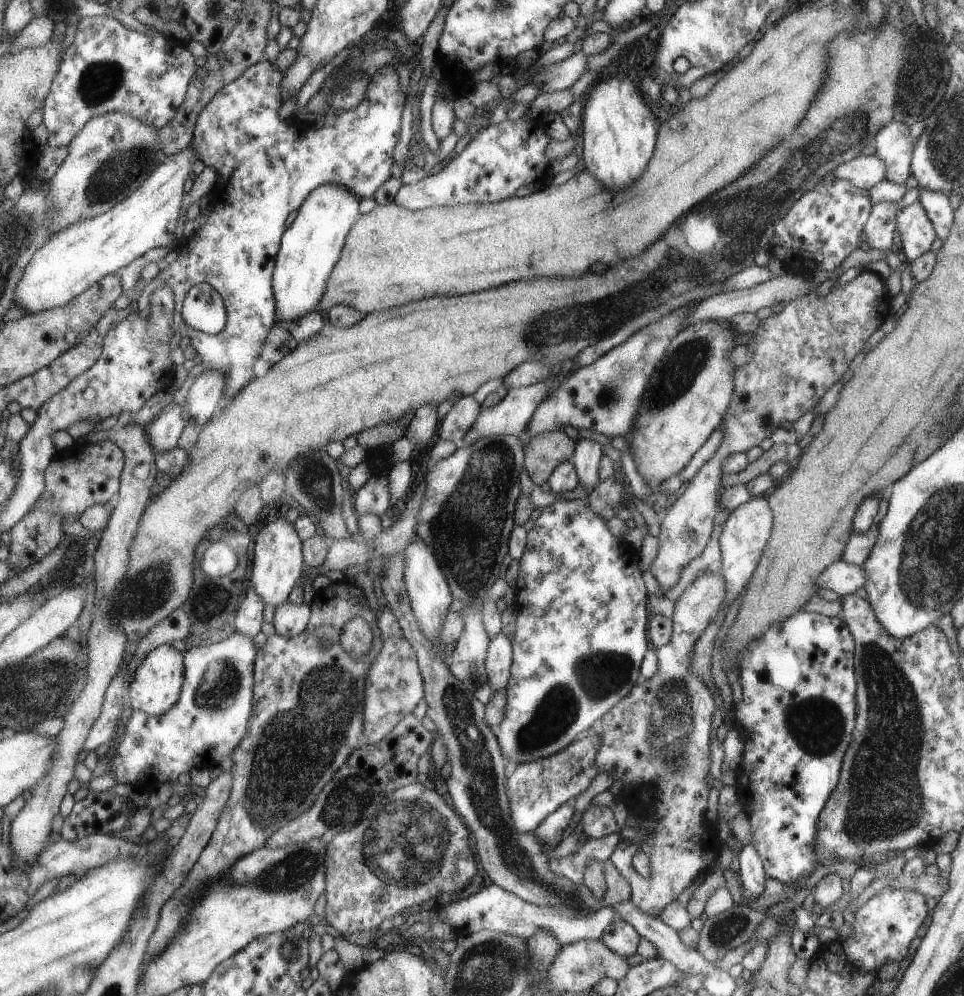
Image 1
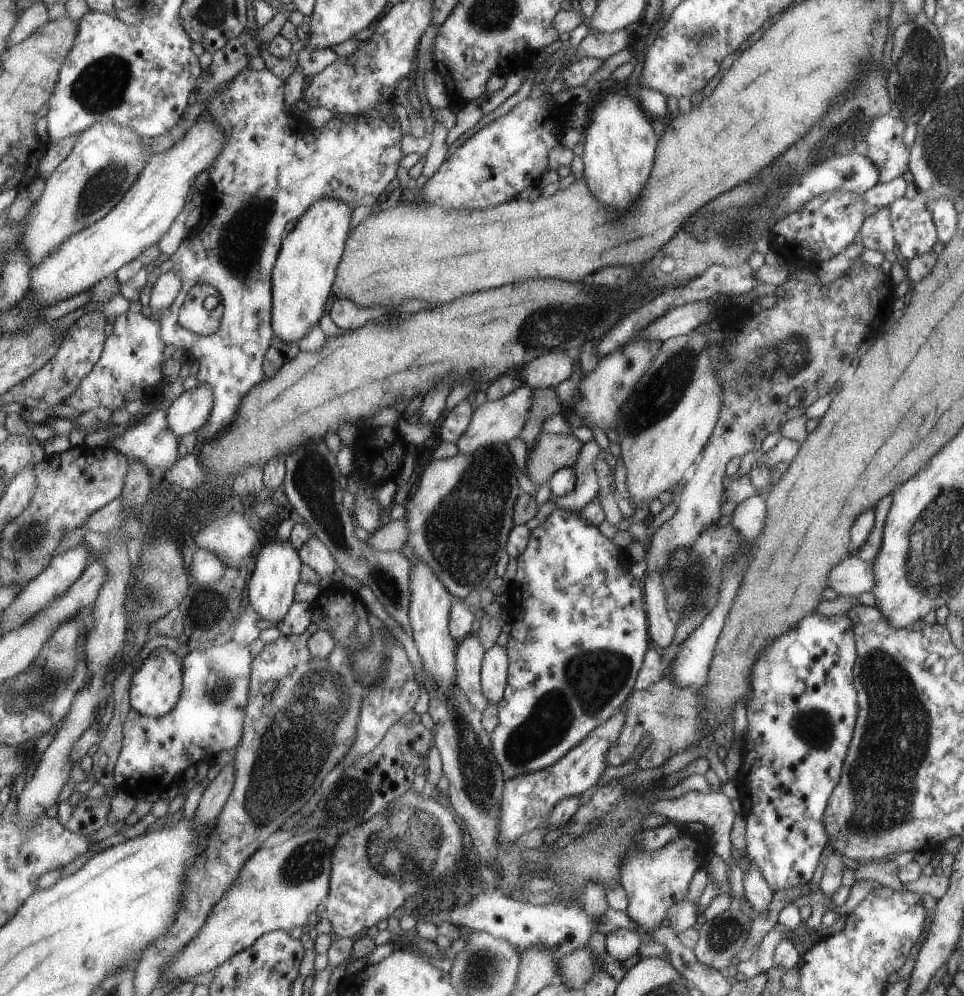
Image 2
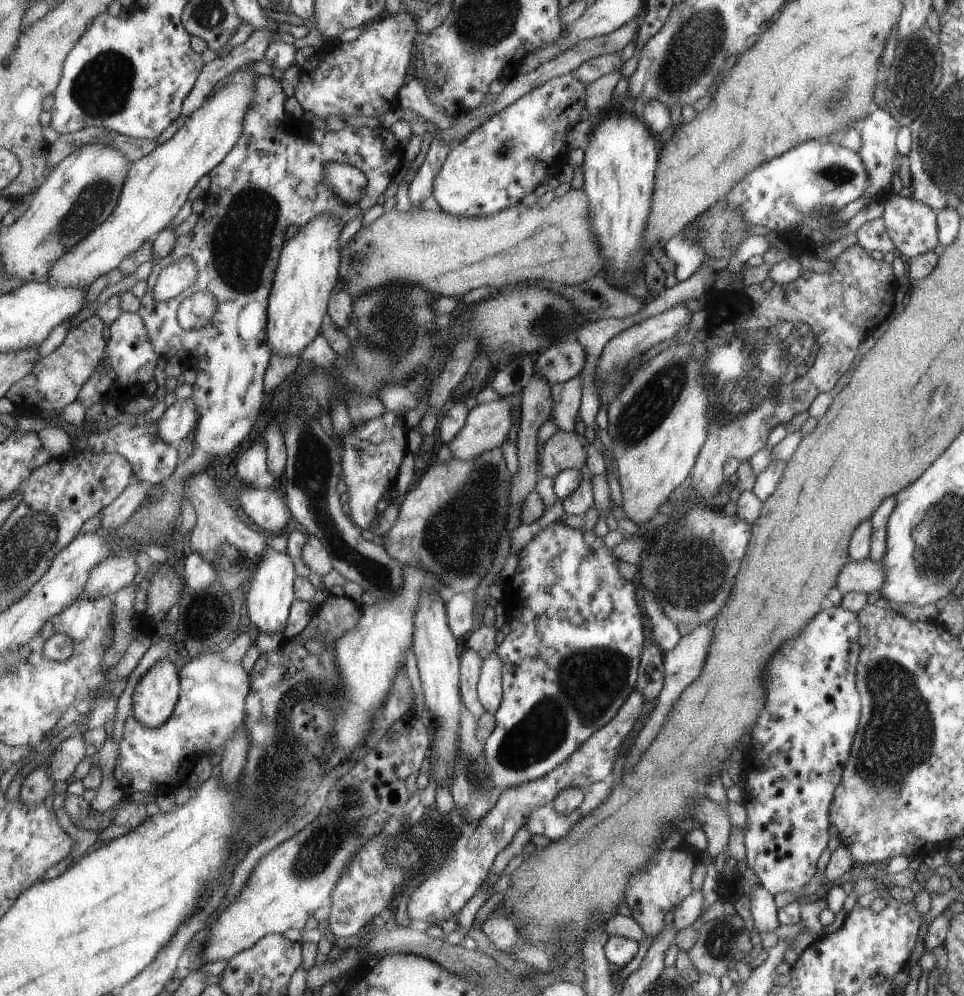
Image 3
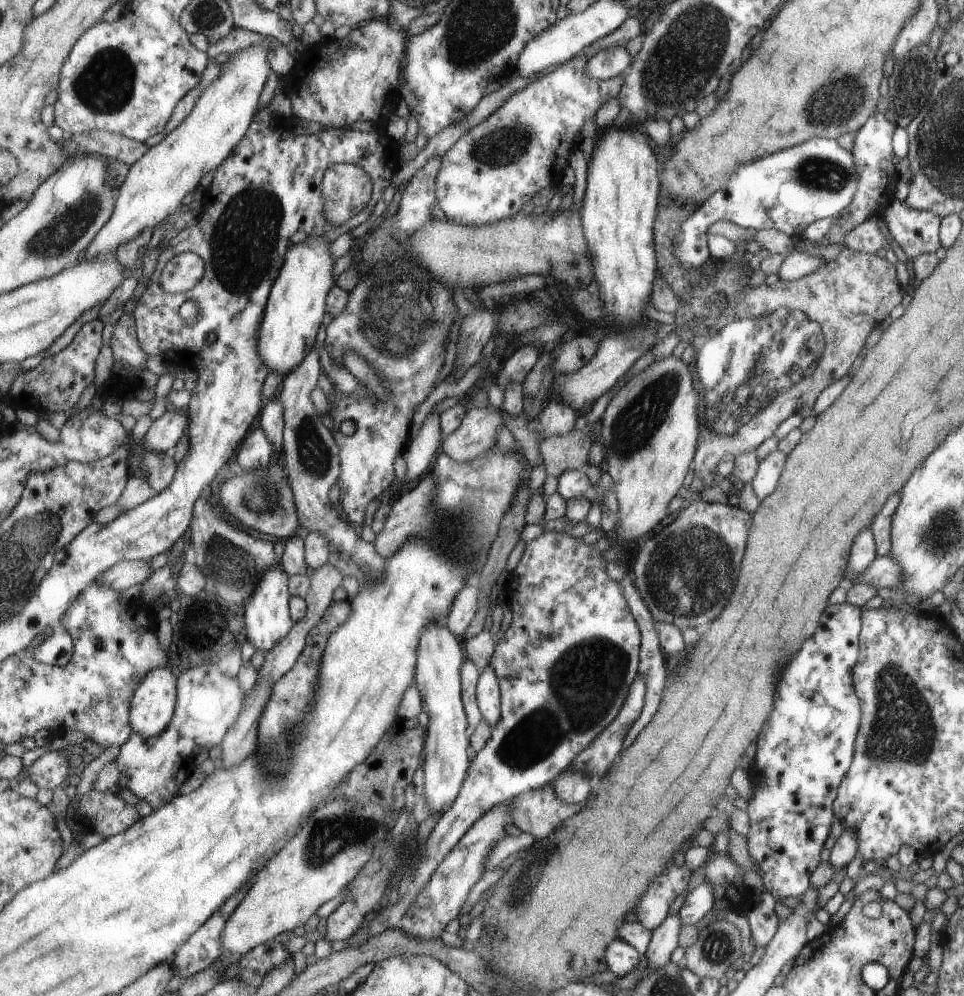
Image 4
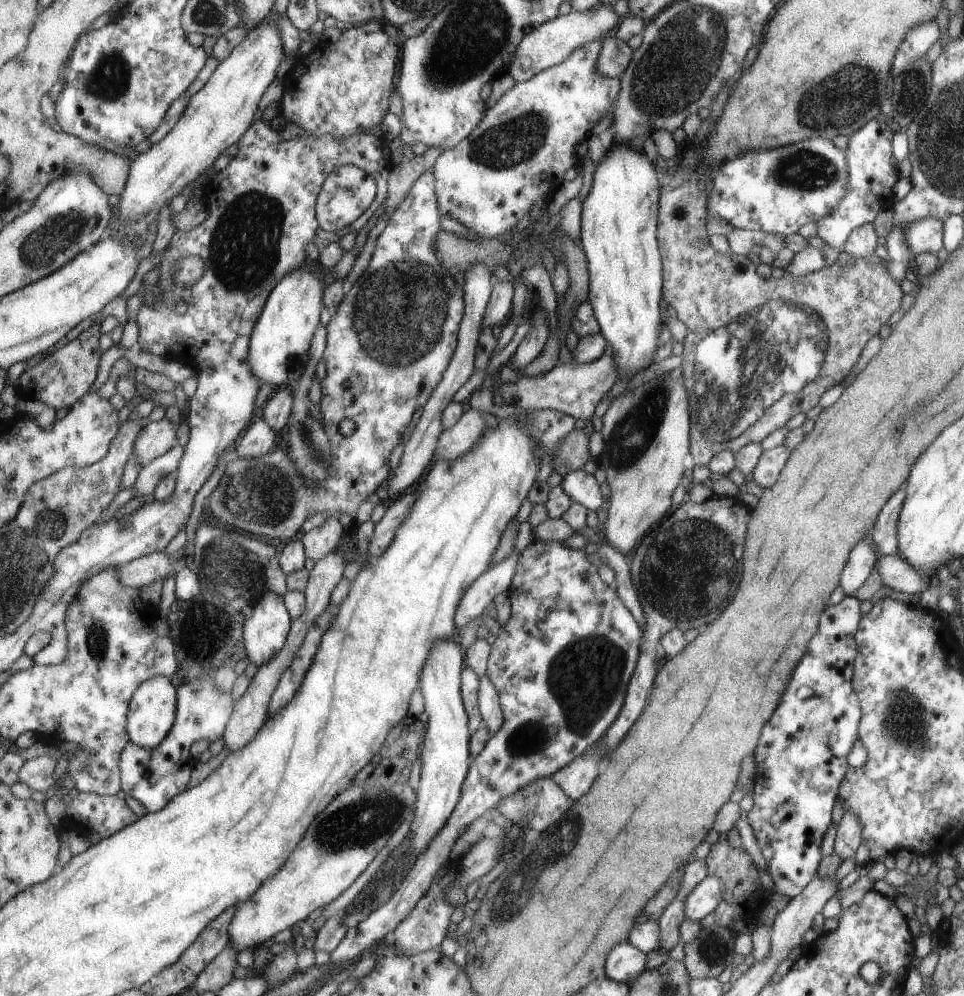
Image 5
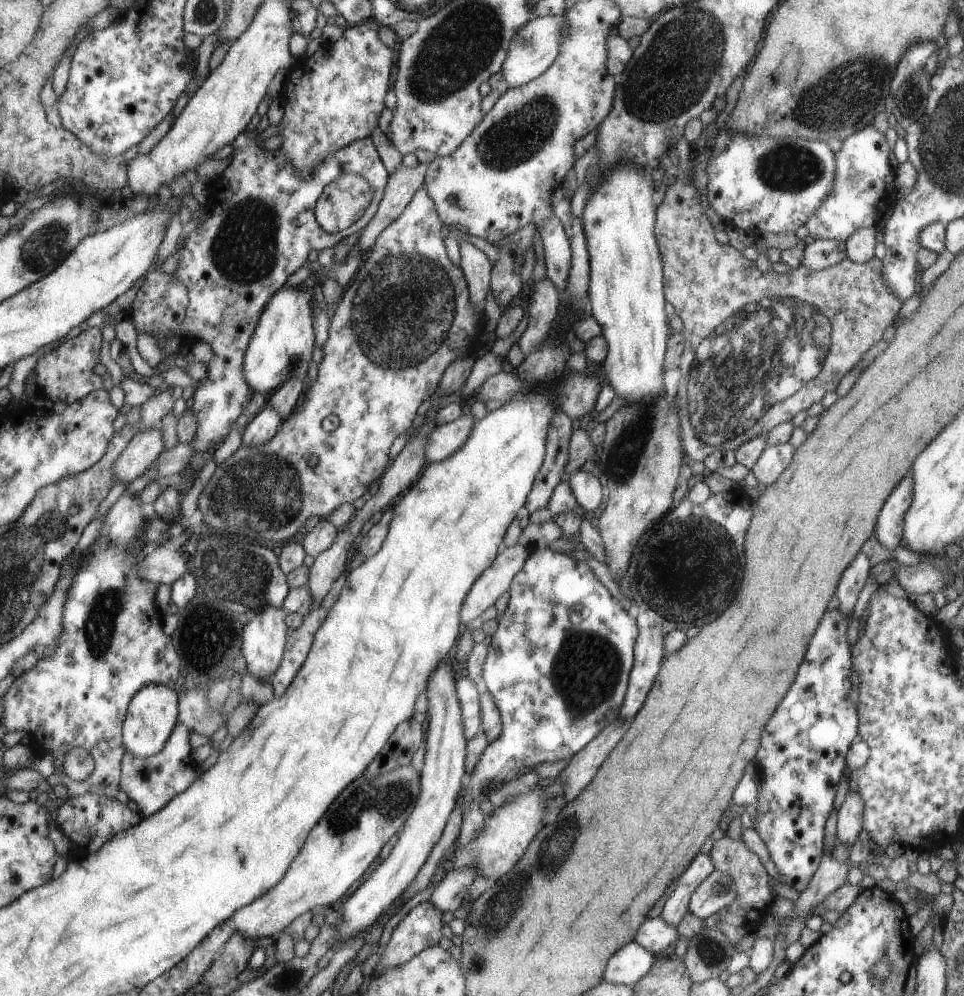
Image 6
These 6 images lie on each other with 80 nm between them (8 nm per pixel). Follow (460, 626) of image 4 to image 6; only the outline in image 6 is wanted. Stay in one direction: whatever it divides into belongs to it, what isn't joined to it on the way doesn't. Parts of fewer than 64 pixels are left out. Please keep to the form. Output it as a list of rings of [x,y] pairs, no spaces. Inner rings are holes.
[[[519,543],[503,547],[493,564],[474,582],[466,594],[461,608],[461,622],[467,624],[482,616],[483,611],[494,604],[495,599],[510,587],[512,576],[522,567],[529,550]]]

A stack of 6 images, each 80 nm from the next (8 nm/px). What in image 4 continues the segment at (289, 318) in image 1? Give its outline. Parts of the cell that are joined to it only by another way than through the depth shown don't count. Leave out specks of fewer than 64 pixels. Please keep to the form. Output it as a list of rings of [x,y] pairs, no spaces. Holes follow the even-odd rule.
[[[308,235],[307,238],[290,246],[282,272],[274,282],[266,304],[264,319],[259,331],[259,352],[265,359],[271,371],[282,373],[283,378],[294,372],[307,355],[316,346],[323,325],[323,316],[327,314],[327,299],[331,289],[335,286],[335,256],[331,254],[331,241],[325,237]]]

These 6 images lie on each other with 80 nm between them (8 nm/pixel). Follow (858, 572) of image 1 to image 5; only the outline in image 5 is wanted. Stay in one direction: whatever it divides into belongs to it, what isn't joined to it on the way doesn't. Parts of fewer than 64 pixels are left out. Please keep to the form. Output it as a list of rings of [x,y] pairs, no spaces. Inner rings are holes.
[[[896,554],[880,556],[874,562],[874,570],[880,576],[881,586],[907,594],[920,593],[931,584],[931,579],[923,579],[914,567]]]

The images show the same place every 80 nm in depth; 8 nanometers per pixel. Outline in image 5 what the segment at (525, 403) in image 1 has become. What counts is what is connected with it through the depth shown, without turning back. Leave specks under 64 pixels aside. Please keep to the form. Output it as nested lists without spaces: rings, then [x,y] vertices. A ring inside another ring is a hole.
[[[469,409],[463,412],[453,426],[442,429],[435,445],[435,458],[451,460],[465,454],[486,431],[482,412]]]

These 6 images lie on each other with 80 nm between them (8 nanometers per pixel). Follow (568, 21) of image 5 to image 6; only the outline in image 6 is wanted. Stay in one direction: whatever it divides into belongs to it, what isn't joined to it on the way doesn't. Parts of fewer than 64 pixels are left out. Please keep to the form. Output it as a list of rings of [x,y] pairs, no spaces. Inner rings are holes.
[[[555,15],[533,17],[526,25],[514,34],[506,52],[506,60],[502,62],[502,75],[509,87],[518,87],[538,77],[558,56],[558,46],[562,41],[564,18]]]

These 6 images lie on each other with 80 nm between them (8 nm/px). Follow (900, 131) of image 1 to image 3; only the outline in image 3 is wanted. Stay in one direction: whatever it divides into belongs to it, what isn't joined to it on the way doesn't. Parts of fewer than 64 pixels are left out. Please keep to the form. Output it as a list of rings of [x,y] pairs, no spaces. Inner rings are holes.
[[[873,107],[860,127],[861,146],[858,153],[870,176],[870,184],[861,197],[875,195],[885,201],[891,194],[888,191],[879,193],[878,190],[889,184],[895,172],[893,160],[897,154],[895,145],[899,123],[886,110]]]

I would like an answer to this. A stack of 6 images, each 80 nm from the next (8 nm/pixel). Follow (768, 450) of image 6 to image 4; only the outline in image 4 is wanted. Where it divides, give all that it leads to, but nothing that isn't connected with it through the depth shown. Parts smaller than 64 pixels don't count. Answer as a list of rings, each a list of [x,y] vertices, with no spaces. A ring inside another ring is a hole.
[[[775,450],[757,463],[750,485],[759,500],[763,500],[765,496],[769,496],[773,492],[773,488],[777,484],[777,478],[779,478],[779,474],[783,470],[785,456],[786,454]]]

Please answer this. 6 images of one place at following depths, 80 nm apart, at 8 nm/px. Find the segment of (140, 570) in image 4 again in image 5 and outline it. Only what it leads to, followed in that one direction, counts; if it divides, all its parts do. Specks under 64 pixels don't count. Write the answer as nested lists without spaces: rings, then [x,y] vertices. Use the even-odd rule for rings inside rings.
[[[163,551],[147,556],[139,557],[131,562],[123,564],[118,572],[118,579],[128,587],[139,589],[141,586],[151,584],[159,578],[165,579],[174,571],[171,562],[172,555],[165,556]]]

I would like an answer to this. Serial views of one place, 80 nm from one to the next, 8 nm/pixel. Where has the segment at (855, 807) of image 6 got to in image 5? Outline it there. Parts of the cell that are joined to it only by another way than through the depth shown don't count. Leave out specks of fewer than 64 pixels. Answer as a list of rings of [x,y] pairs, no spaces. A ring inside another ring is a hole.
[[[845,811],[836,827],[832,854],[837,855],[842,861],[853,857],[857,846],[862,842],[861,829],[857,815]]]

